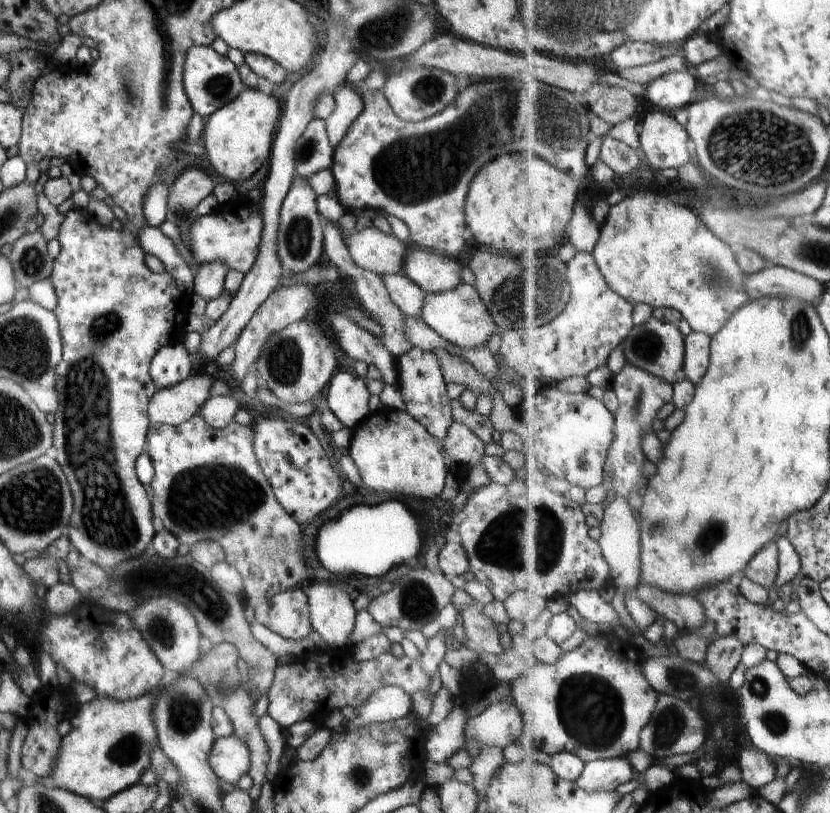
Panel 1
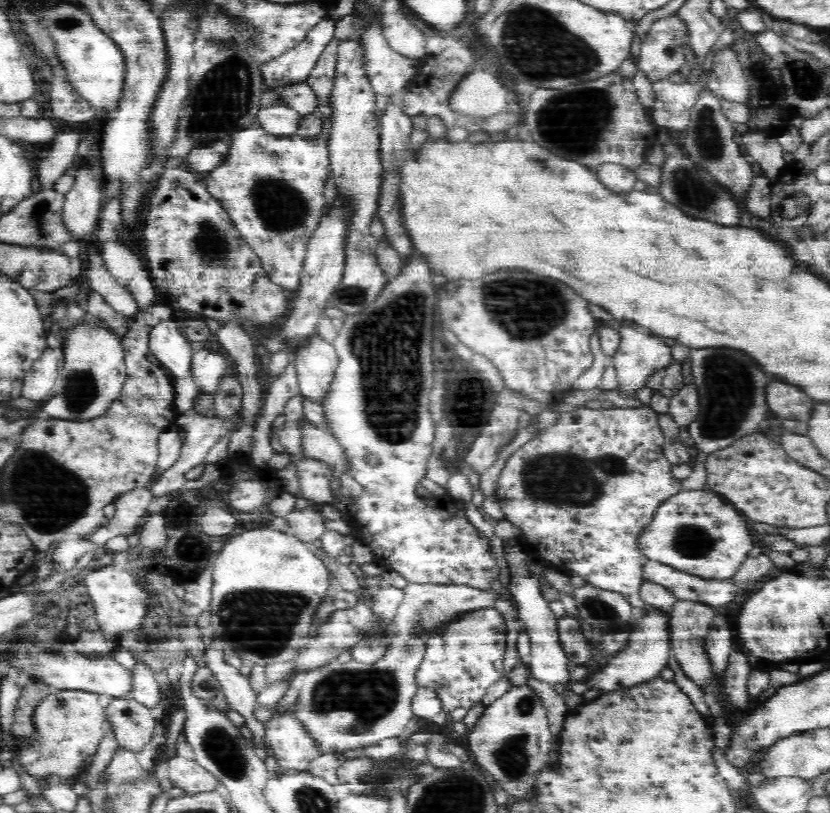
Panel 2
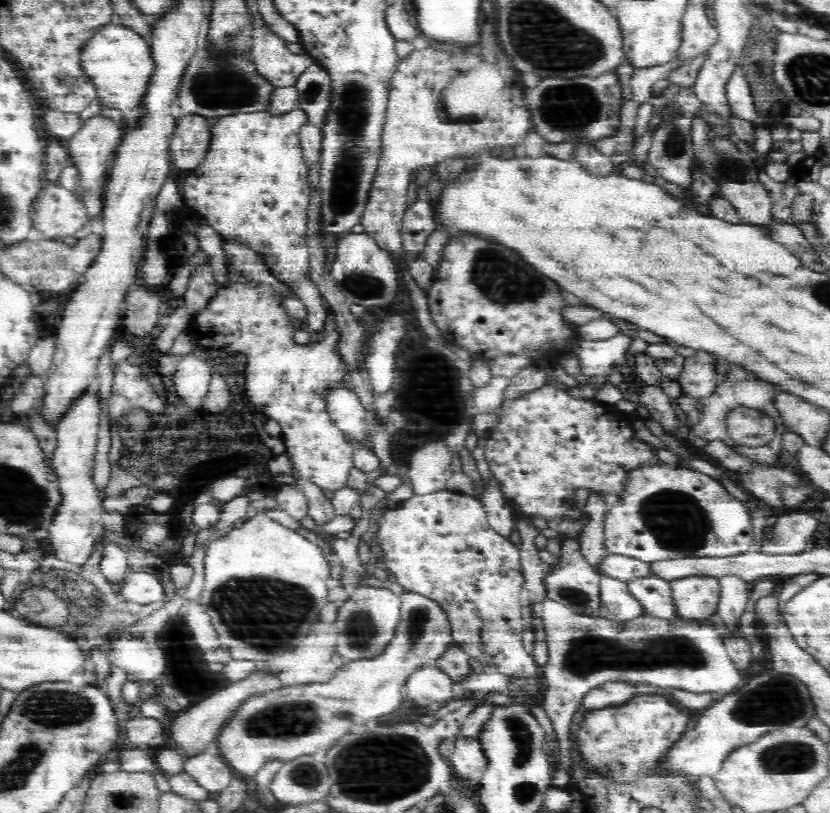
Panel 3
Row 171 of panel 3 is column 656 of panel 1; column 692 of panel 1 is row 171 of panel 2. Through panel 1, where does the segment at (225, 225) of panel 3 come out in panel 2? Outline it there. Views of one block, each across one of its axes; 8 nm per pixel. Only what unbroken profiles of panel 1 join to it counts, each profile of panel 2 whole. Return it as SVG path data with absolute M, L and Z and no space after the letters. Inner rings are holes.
M336 37L328 42L306 79L318 98L317 109L323 118L322 130L317 137L310 140L295 133L278 135L254 122L228 138L231 144L227 156L202 179L202 186L210 197L226 210L238 234L259 256L267 276L292 294L299 289L308 242L326 207L323 195L332 132L330 94L340 42Z

